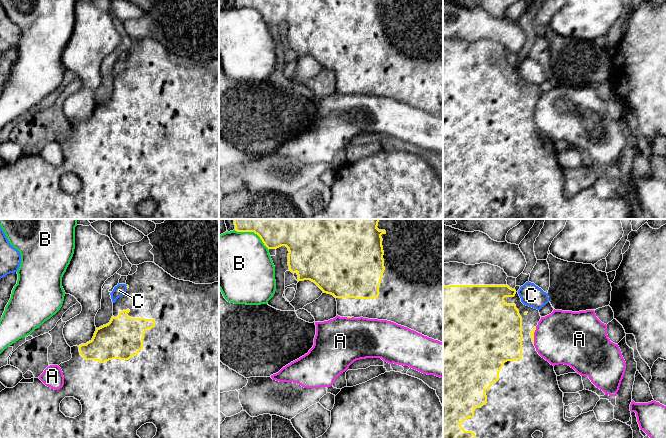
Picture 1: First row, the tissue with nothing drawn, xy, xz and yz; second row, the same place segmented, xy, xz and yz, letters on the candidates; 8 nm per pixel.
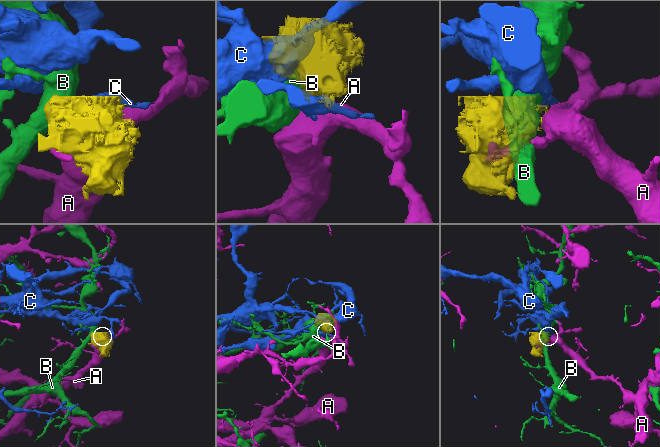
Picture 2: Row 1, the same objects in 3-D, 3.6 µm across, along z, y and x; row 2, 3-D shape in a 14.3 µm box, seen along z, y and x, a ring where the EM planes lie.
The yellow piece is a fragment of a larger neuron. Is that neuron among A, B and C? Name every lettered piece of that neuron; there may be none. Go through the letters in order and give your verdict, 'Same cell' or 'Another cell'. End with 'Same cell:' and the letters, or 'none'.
A: Another cell
B: Another cell
C: Another cell
Same cell: none

